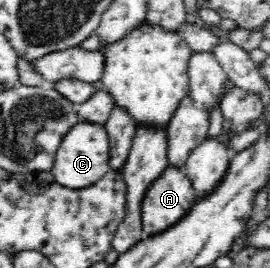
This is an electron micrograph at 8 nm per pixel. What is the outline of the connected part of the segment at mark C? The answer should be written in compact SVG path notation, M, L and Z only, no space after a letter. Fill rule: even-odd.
M80 120L61 139L50 171L59 185L73 190L88 188L110 171L109 159L110 146L105 126Z

